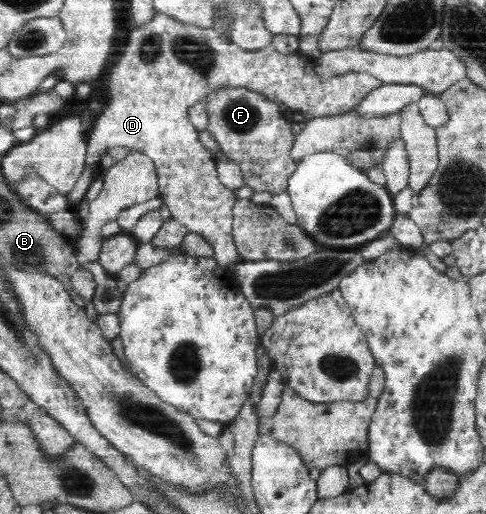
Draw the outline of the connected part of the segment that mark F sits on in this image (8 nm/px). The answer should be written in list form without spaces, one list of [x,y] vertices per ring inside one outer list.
[[[220,91],[204,104],[211,113],[211,122],[207,130],[221,146],[224,156],[240,167],[244,186],[253,189],[254,192],[268,192],[272,197],[286,193],[288,178],[298,165],[291,157],[297,135],[292,132],[292,123],[283,115],[280,108],[252,91]]]

